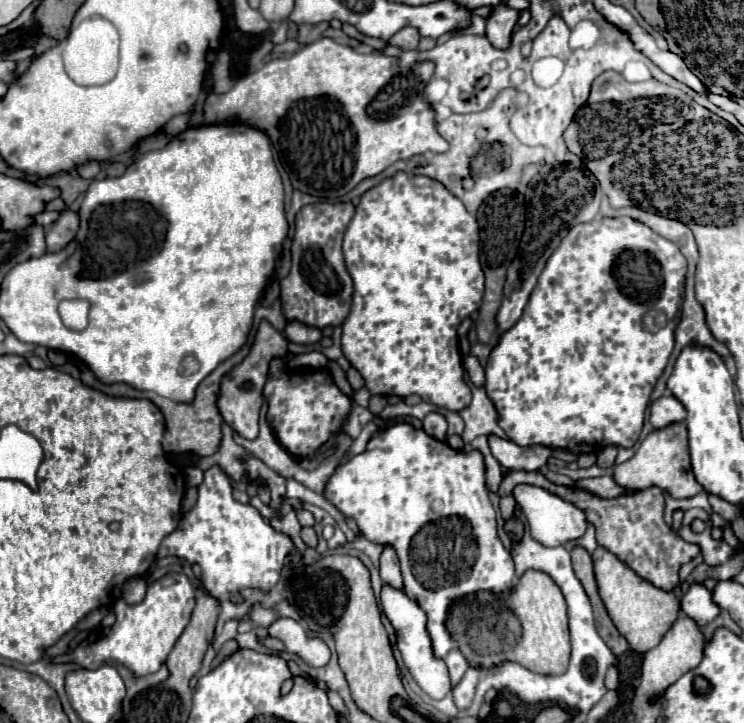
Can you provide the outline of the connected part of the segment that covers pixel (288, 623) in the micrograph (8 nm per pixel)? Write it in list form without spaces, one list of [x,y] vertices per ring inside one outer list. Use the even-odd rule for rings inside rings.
[[[278,619],[268,629],[270,637],[284,643],[284,651],[298,655],[310,667],[324,667],[330,661],[330,649],[320,637],[310,637],[294,619]]]

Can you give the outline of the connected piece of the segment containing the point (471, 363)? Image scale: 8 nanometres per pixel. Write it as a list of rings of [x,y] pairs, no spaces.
[[[468,355],[468,357],[464,359],[464,367],[466,367],[466,371],[468,371],[470,381],[472,381],[476,387],[482,387],[482,385],[484,385],[484,369],[480,367],[478,359],[472,357],[472,355]]]

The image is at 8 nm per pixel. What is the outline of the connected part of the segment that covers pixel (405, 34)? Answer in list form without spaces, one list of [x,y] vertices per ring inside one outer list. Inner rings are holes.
[[[404,27],[404,29],[400,29],[400,31],[390,39],[390,45],[400,47],[402,51],[410,51],[410,49],[416,49],[416,47],[418,47],[418,39],[420,39],[418,29],[414,29],[414,27]]]

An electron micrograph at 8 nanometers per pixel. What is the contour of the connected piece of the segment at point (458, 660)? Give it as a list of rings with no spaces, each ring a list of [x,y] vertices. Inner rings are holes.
[[[456,647],[456,649],[452,649],[452,651],[444,657],[444,663],[446,663],[448,671],[450,671],[450,681],[452,681],[452,685],[456,685],[456,683],[462,679],[462,675],[466,673],[466,667],[468,667],[466,657],[464,657],[464,655],[460,653],[460,649]]]

